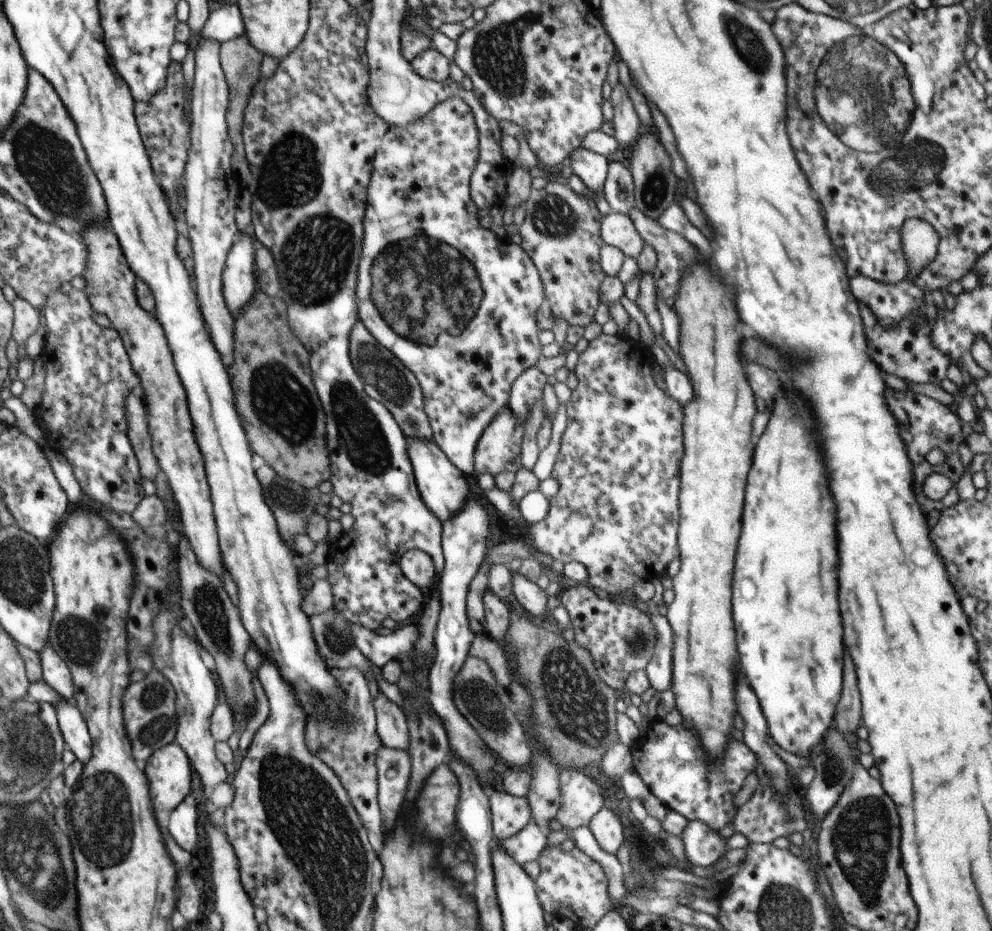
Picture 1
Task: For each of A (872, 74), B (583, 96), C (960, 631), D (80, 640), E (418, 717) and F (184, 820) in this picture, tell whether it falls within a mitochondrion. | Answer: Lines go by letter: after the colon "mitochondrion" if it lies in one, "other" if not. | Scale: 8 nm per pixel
A: mitochondrion
B: other
C: other
D: mitochondrion
E: mitochondrion
F: other

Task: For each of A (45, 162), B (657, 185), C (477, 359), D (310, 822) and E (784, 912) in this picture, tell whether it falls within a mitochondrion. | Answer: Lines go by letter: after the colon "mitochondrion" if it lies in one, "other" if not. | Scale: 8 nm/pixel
A: mitochondrion
B: mitochondrion
C: other
D: mitochondrion
E: mitochondrion

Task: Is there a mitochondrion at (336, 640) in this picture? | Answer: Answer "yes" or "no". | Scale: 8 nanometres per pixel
yes

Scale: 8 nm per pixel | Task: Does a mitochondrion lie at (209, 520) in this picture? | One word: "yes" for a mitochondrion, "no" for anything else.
no

